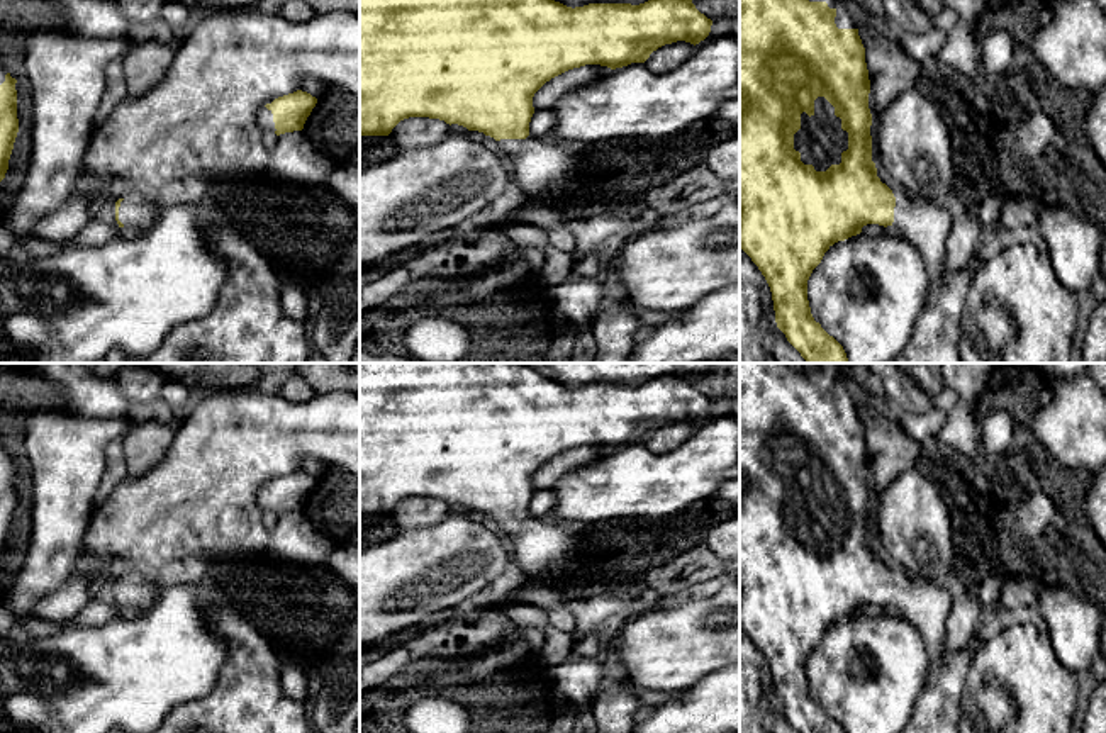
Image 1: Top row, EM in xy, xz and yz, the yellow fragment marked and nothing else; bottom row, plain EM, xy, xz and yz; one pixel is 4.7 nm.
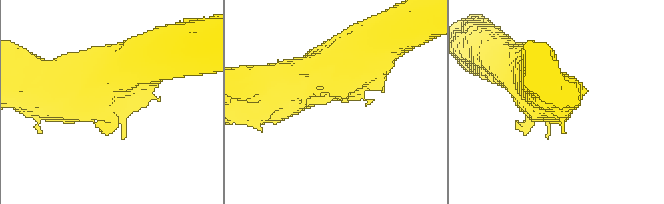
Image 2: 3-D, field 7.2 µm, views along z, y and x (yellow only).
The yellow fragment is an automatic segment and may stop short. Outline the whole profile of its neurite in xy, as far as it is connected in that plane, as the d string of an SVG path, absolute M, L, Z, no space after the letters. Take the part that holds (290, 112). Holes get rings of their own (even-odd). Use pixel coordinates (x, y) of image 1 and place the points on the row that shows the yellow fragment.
M302 90L270 100L260 109L260 129L276 136L302 131L316 104L317 98Z

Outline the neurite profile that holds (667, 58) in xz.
M685 41L665 44L653 51L643 64L656 75L665 75L677 70L687 58L690 58L694 49L695 46Z

